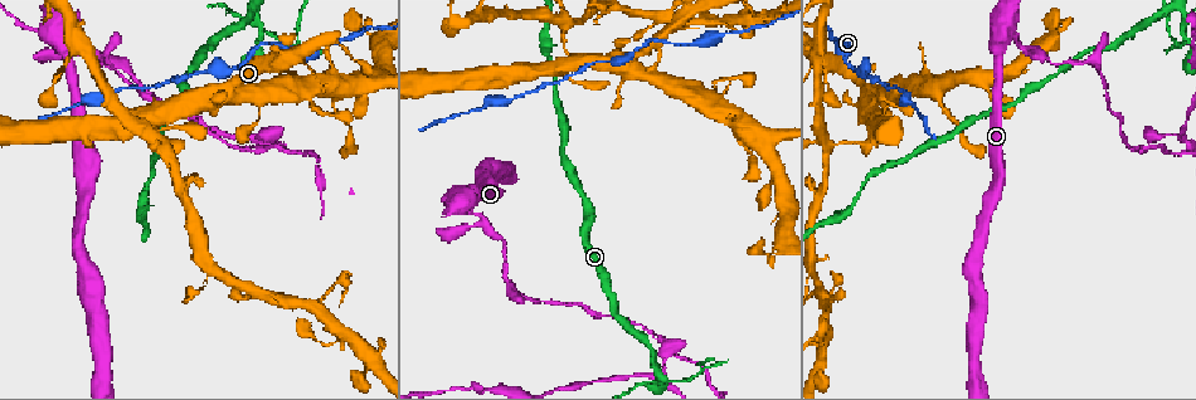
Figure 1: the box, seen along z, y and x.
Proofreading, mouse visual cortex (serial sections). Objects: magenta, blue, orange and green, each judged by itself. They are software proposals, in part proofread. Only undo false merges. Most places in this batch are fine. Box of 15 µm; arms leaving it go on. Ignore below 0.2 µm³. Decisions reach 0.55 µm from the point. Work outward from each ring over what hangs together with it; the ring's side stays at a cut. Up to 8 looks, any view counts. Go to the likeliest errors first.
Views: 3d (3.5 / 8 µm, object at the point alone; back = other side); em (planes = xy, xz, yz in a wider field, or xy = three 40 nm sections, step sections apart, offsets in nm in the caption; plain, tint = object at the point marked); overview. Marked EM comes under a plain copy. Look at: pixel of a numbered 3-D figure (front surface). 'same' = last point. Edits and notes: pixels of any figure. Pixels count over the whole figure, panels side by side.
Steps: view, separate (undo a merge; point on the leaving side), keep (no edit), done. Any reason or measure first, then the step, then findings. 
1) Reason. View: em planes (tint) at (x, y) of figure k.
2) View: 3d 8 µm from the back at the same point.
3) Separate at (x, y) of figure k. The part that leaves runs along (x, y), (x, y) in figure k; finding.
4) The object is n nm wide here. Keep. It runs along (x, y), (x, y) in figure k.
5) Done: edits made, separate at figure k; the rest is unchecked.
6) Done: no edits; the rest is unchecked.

Four-way junction. View: 3d 3.5 µm from the back at (1182, 25) of figure 1.

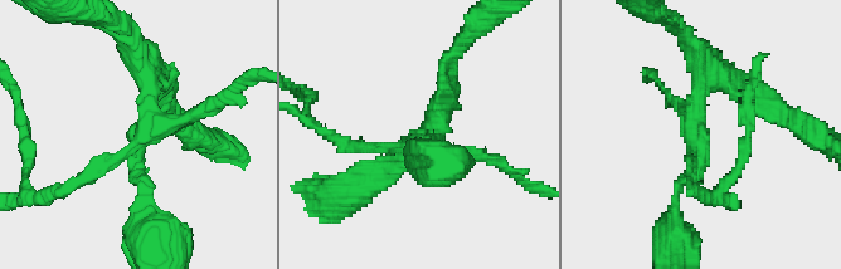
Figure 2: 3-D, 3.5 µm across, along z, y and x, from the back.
4 arms meet here; the arms are 150, 150, 150, 300 nm wide. View: em xy step 2 (tint) at (138, 141) of figure 2.

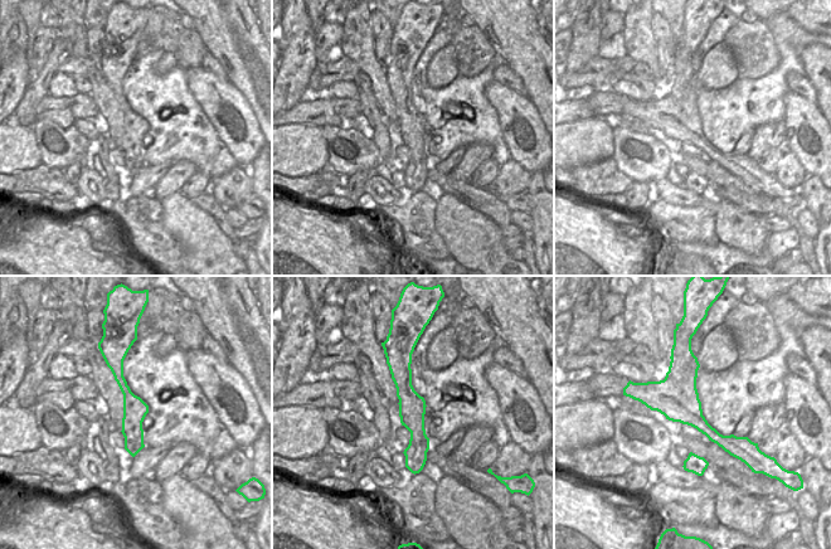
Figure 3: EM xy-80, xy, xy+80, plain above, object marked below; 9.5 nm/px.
The object is 260 nm wide here. Separate at (203, 109) of figure 2. Two cells meet here.

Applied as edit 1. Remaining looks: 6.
View: overview.

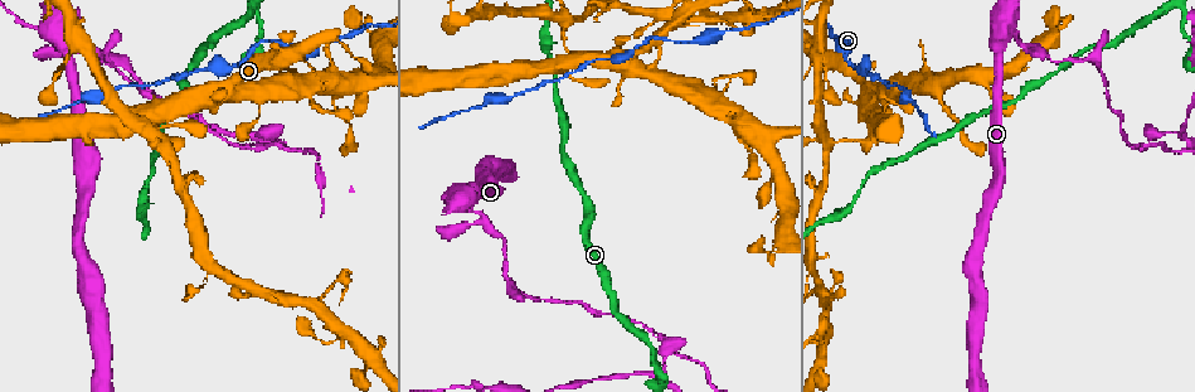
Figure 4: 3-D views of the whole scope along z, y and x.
View: 3d 3.5 µm at (631, 58) of figure 4.

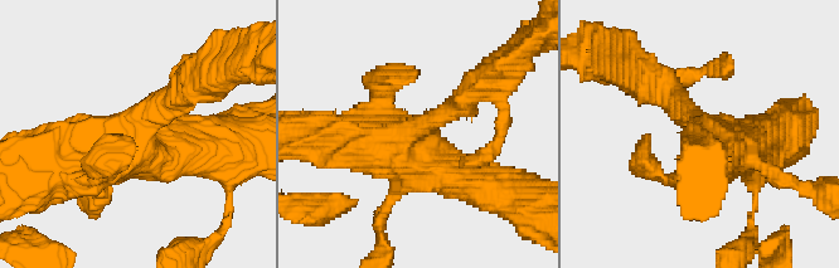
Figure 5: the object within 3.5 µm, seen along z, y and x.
Now the EM. View: em xy step 5 (tint) at (411, 134) of figure 5.

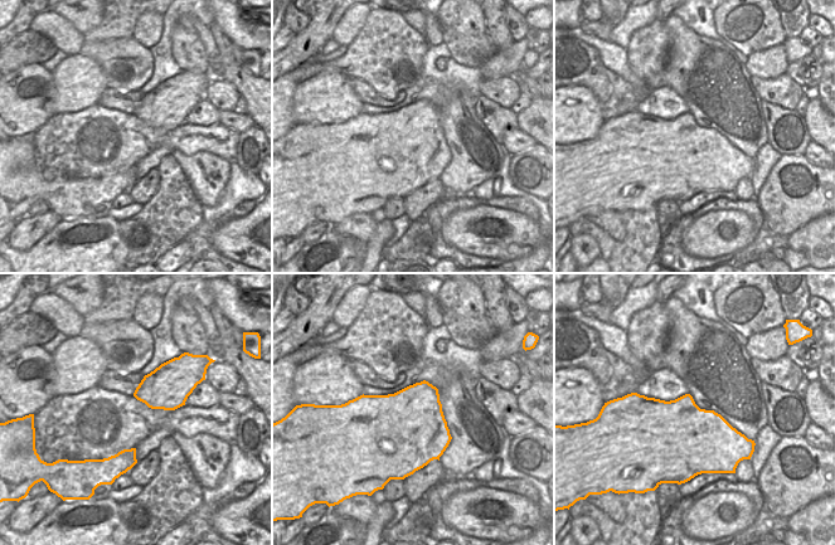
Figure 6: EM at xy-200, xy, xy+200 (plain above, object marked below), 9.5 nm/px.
Keep. It runs along (672, 98), (717, 152), (750, 149) in figure 5; one cell here.

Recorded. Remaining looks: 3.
Arms part here. View: 3d 8 µm at (983, 74) of figure 4.

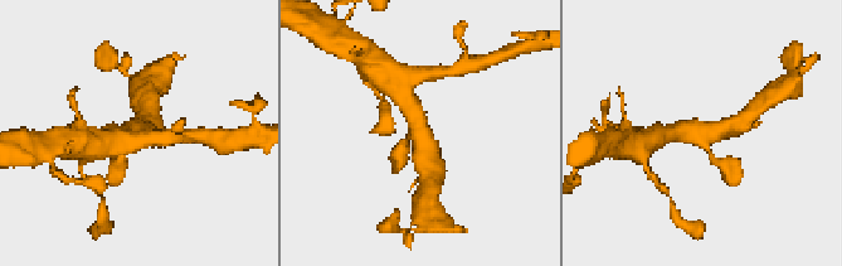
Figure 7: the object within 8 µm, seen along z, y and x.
Now the EM. View: em xy step 1 (tint) at (698, 134) of figure 7.

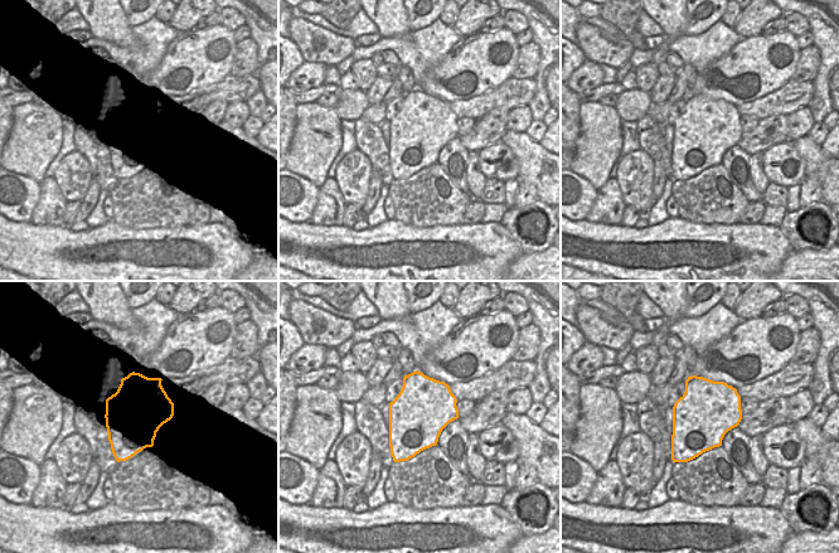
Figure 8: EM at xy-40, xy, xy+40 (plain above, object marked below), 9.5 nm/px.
Keep. It runs along (404, 97), (412, 104), (424, 163) in figure 7; all the same cell.

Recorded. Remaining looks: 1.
Done: edits made, separate at figure 2; the rest is unchecked.

